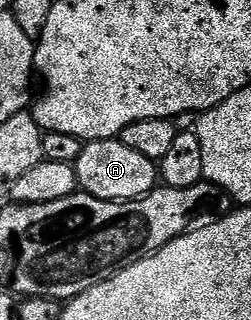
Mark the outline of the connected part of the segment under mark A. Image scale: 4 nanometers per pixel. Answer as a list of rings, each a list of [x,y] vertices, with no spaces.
[[[121,138],[89,140],[74,163],[74,172],[79,188],[85,194],[113,203],[144,197],[160,183],[159,164],[144,157],[144,153],[136,153],[136,149],[128,149],[128,145],[124,145]]]

